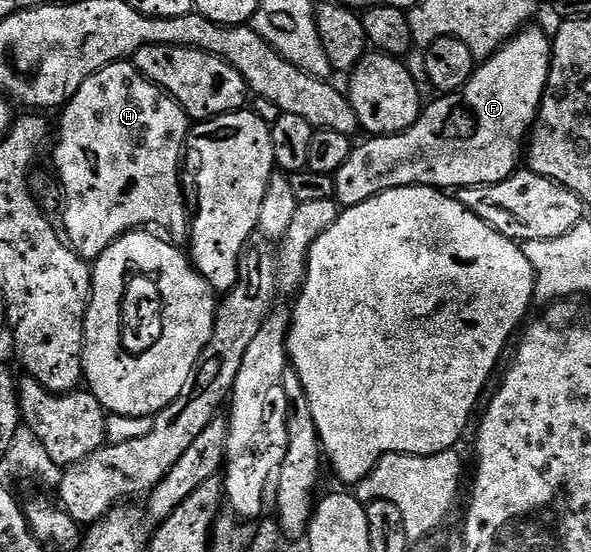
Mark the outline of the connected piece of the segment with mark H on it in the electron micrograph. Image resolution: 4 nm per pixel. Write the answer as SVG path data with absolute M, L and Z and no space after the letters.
M133 63L109 64L83 82L60 115L62 129L58 132L54 160L58 163L58 176L66 191L66 213L62 216L61 227L70 247L83 260L94 262L105 257L121 236L154 226L150 224L159 224L174 232L187 231L188 212L186 216L181 172L182 151L188 148L192 121L168 93L147 80Z

